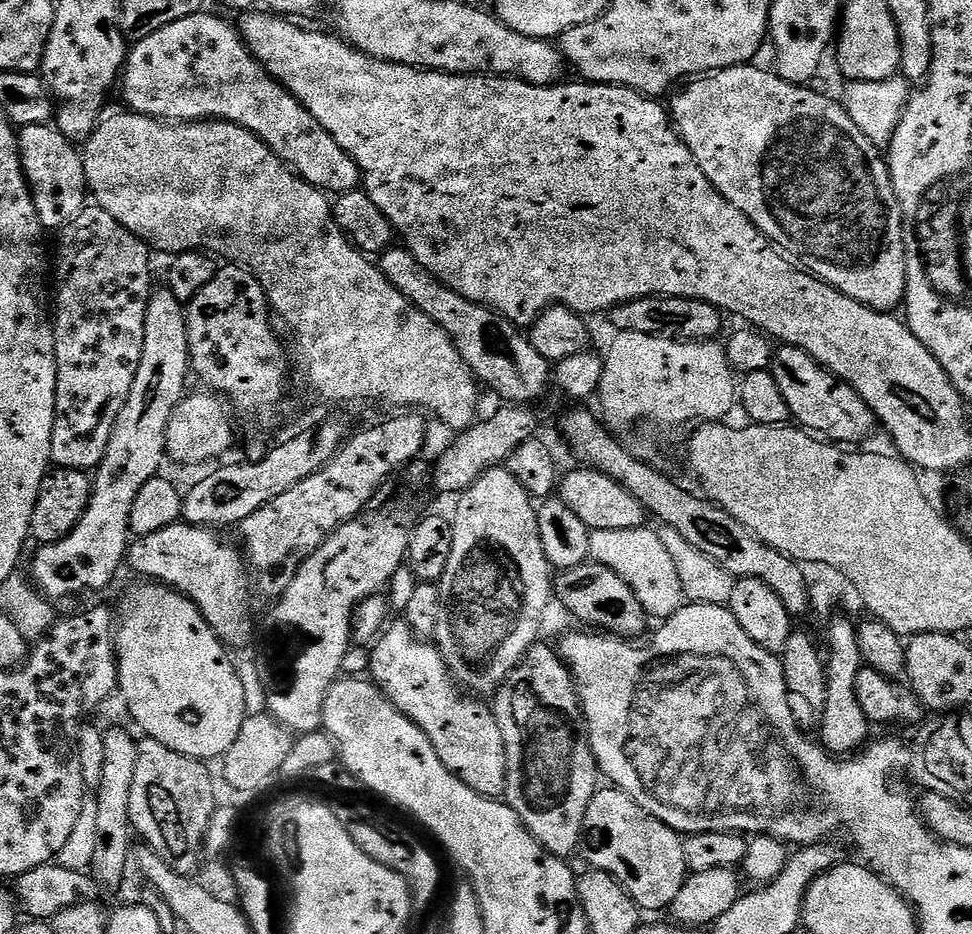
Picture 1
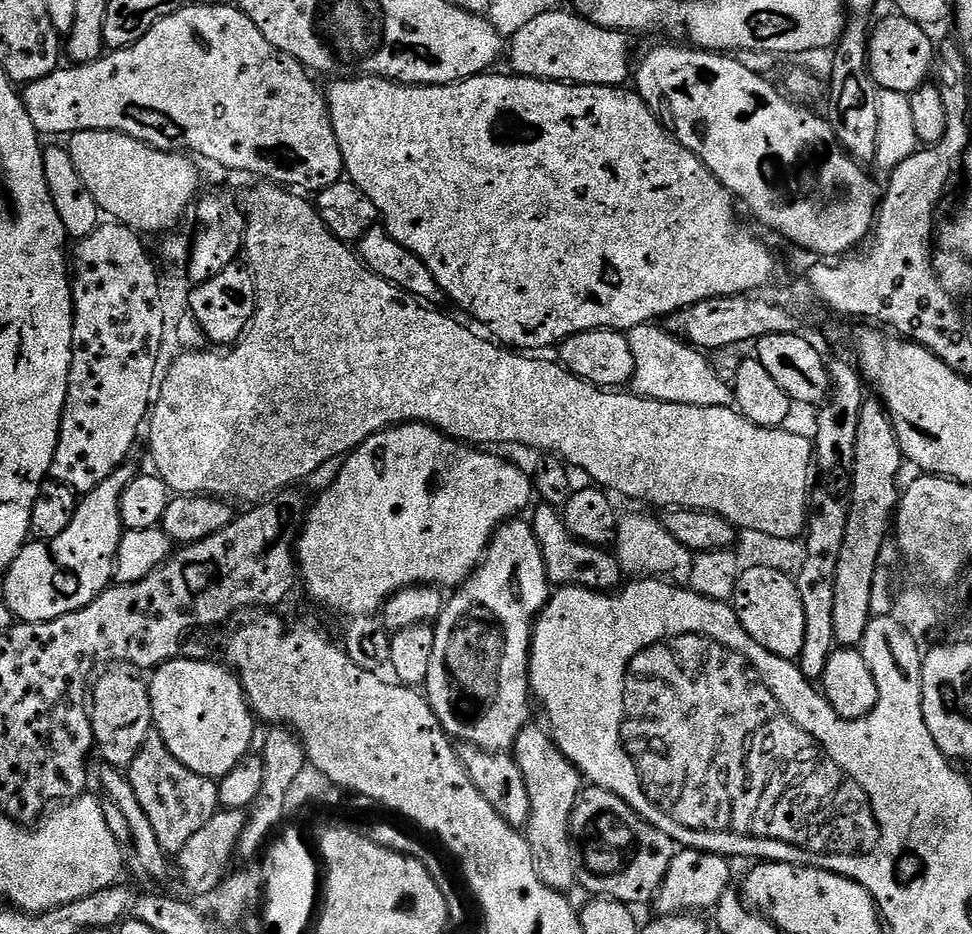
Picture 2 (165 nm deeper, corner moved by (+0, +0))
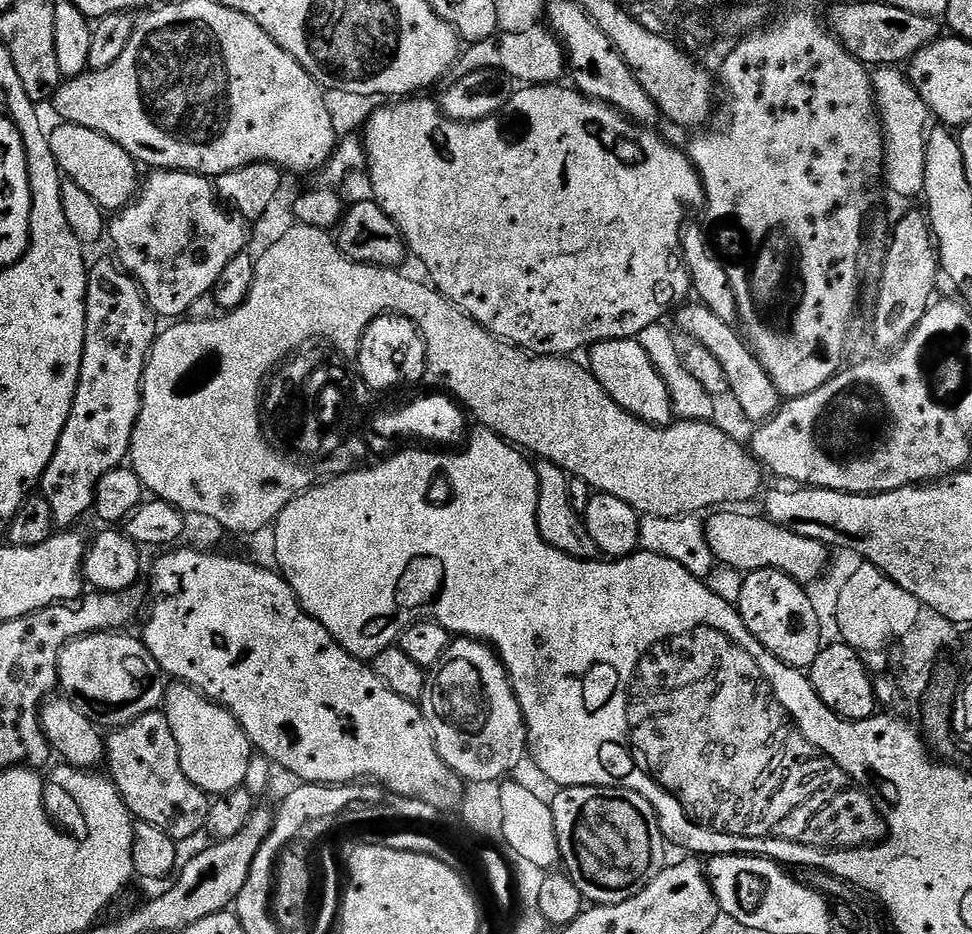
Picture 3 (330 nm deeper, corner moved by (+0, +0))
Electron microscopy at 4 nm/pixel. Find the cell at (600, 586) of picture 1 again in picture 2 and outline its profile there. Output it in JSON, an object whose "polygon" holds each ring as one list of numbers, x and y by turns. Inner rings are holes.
{"polygon":[[541,503,539,507,530,516,530,523,542,550,549,585,590,588,593,592,612,592,619,589,622,584,622,569,615,555,611,551,596,548,593,544,583,544,577,536,570,534,559,507,546,503]]}

